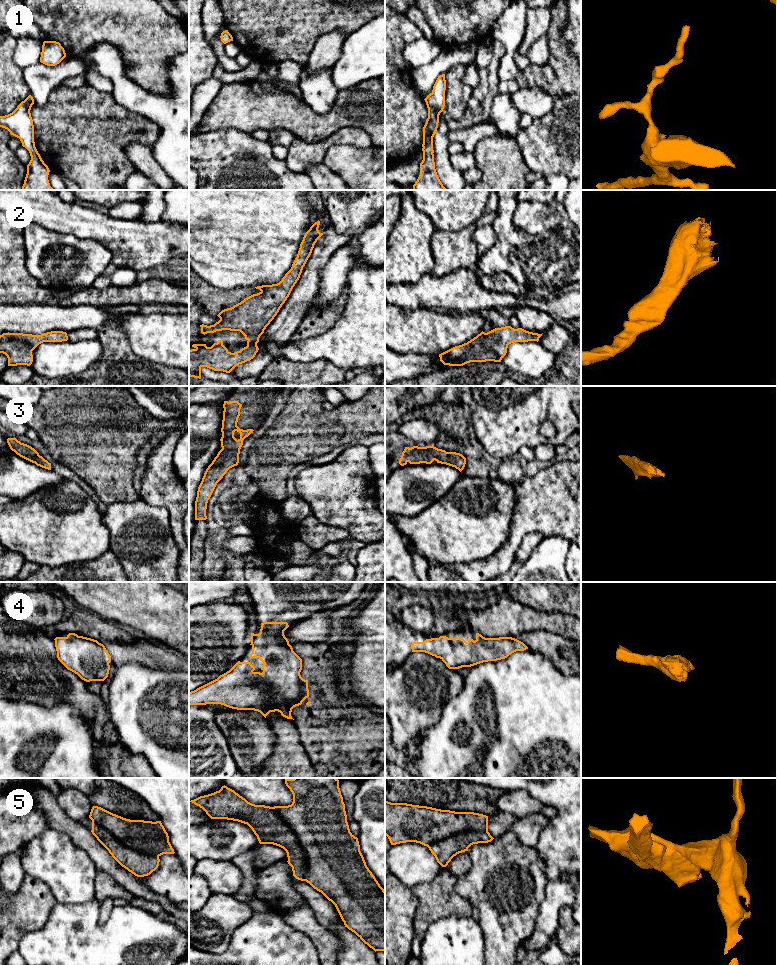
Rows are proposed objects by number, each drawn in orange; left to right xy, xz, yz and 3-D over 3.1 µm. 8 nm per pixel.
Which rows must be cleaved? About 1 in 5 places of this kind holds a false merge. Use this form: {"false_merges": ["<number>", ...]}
{"false_merges": ["5"]}

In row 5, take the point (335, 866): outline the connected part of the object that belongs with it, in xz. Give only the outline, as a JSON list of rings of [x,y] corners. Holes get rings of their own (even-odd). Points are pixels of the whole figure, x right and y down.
[[[293,778],[285,779],[285,784],[293,794],[293,802],[288,806],[274,806],[273,809],[296,834],[305,853],[305,881],[335,905],[345,927],[354,932],[375,952],[385,952],[385,890],[367,867],[360,851],[358,838],[350,832],[339,780],[337,778]]]

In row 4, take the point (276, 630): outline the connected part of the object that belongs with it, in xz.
[[[263,622],[259,634],[251,633],[252,653],[250,658],[259,658],[264,665],[262,673],[255,672],[255,667],[250,662],[238,661],[229,671],[217,679],[189,692],[189,705],[221,704],[237,710],[254,710],[260,712],[265,718],[270,712],[278,711],[287,719],[293,719],[292,709],[302,704],[309,697],[308,681],[300,675],[302,659],[293,651],[284,631],[289,627],[287,622]],[[293,719],[294,720],[294,719]]]

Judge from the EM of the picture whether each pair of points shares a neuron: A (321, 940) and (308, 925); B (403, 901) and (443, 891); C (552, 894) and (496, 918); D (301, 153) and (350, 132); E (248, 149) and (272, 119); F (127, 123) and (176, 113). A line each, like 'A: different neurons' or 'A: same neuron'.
A: same neuron
B: same neuron
C: different neurons
D: same neuron
E: different neurons
F: different neurons

